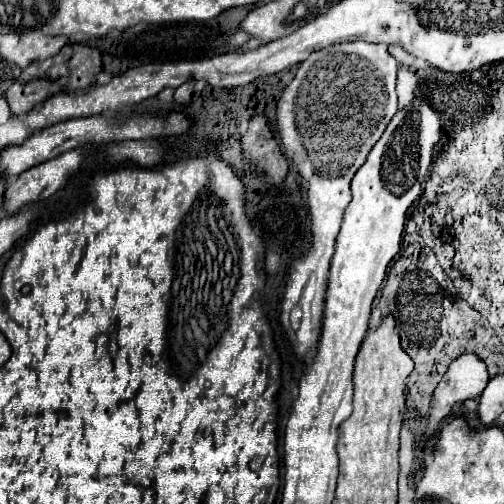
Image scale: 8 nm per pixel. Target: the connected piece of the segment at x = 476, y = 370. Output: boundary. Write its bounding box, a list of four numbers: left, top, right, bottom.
[424,354,488,440]

